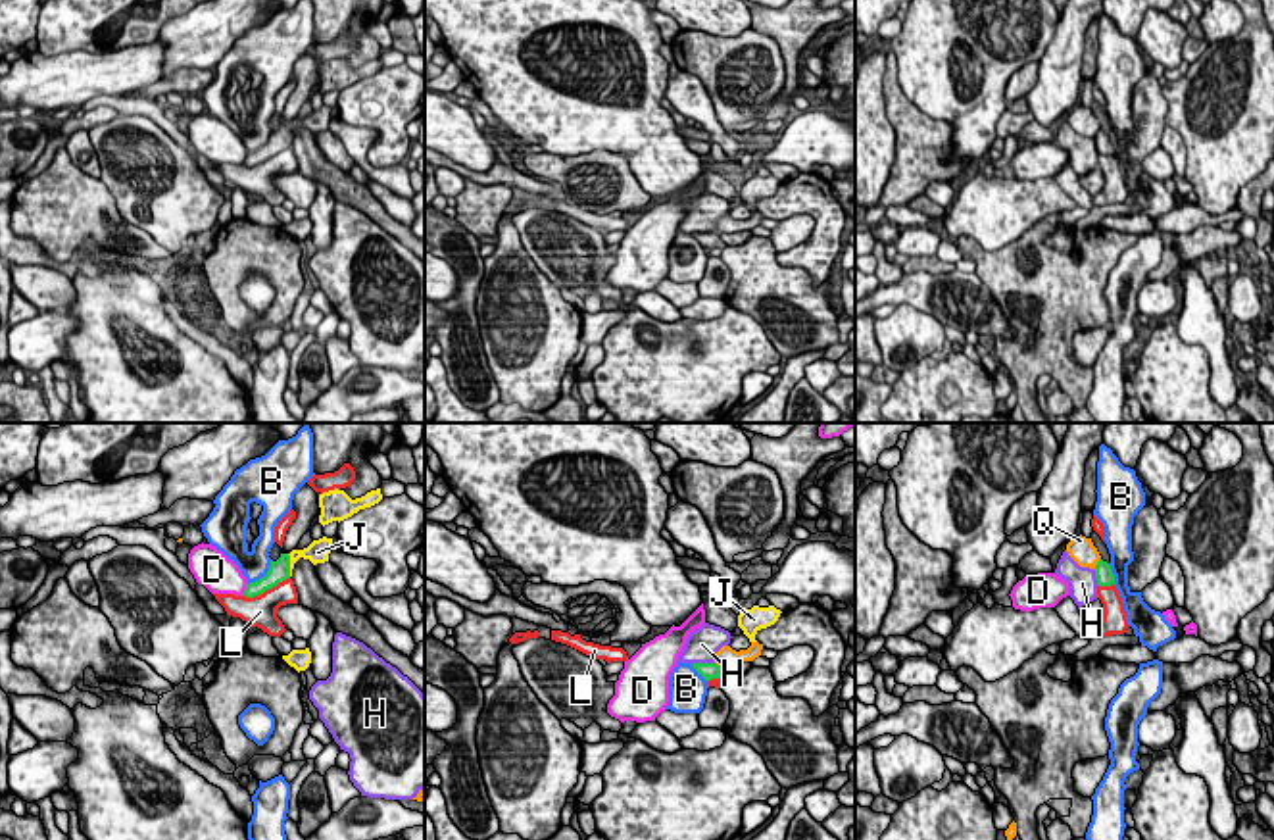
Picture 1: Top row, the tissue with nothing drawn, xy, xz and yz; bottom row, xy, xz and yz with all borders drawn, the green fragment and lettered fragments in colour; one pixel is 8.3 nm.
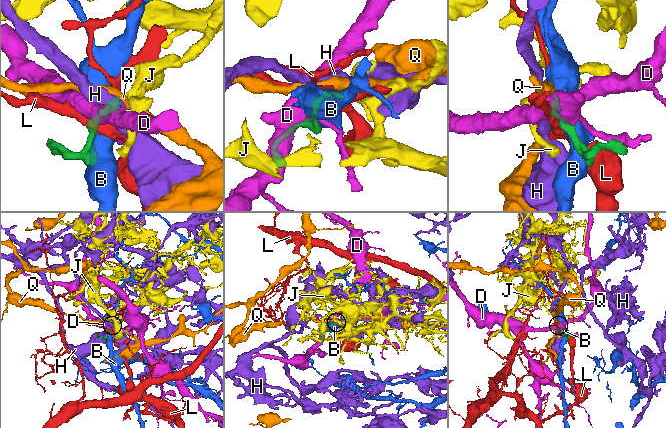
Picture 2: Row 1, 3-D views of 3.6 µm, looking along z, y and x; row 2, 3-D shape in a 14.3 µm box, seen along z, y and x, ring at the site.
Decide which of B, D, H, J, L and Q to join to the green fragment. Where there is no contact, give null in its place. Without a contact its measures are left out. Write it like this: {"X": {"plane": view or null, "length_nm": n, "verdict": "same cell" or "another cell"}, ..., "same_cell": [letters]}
{"B": {"plane": "xy", "length_nm": 300, "verdict": "another cell"}, "D": {"plane": "xy", "length_nm": 120, "verdict": "another cell"}, "H": {"plane": "xz", "length_nm": 190, "verdict": "another cell"}, "J": {"plane": "xy", "length_nm": 190, "verdict": "same cell"}, "L": {"plane": "xy", "length_nm": 440, "verdict": "another cell"}, "Q": {"plane": "yz", "length_nm": 110, "verdict": "another cell"}, "same_cell": ["J"]}

